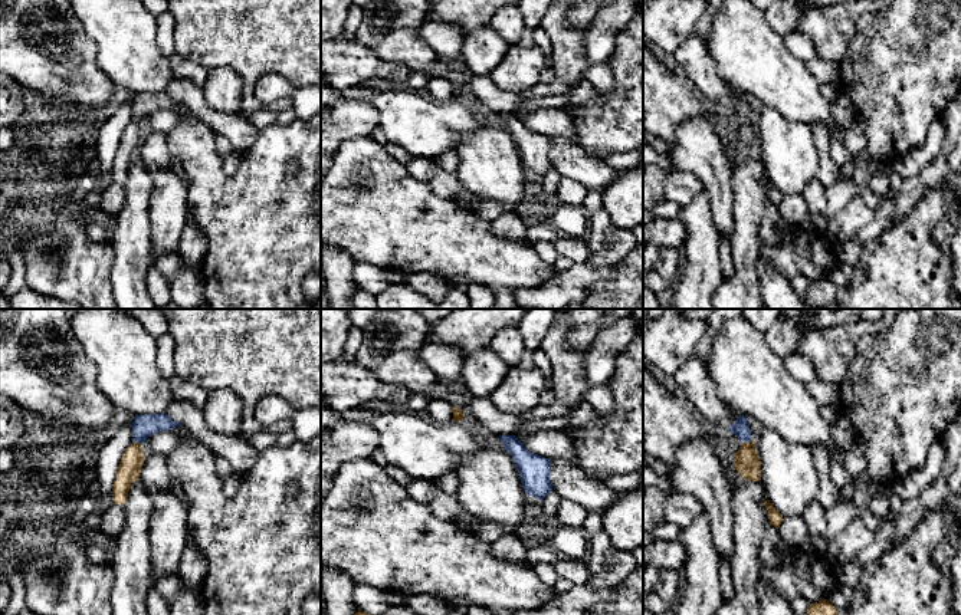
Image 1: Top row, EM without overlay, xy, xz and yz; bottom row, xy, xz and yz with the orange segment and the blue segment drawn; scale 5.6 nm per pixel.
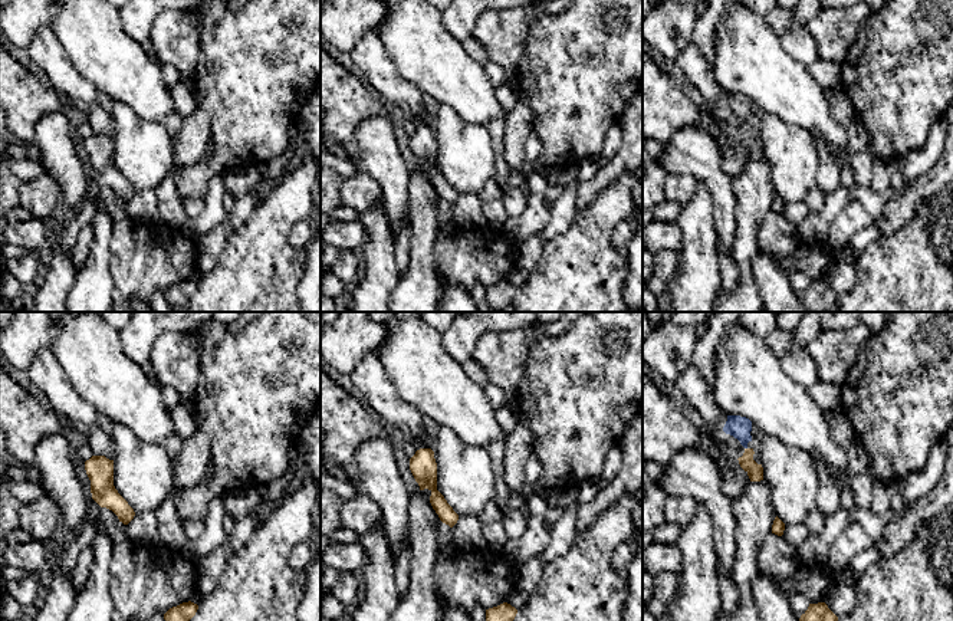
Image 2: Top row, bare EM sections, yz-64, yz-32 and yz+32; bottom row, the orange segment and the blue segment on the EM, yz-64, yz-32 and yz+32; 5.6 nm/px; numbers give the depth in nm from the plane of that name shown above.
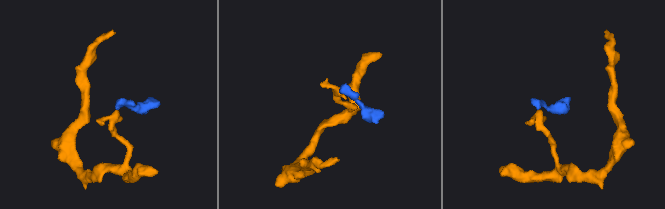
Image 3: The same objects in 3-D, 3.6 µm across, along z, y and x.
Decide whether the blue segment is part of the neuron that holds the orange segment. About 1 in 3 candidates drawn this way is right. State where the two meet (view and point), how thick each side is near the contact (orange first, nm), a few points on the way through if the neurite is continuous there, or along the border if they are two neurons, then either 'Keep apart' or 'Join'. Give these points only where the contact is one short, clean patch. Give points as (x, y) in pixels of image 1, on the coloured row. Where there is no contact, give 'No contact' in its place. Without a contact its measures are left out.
Touches orange at yz (748, 441). Thickness 140 nm (orange) against 100 nm. Path across: yz (747, 463), (748, 441), (740, 427). Join

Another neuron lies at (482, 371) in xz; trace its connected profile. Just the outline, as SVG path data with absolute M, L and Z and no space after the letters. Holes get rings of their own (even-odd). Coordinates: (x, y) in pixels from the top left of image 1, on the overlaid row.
M486 348L466 358L459 381L465 385L469 395L489 398L509 368L493 351Z

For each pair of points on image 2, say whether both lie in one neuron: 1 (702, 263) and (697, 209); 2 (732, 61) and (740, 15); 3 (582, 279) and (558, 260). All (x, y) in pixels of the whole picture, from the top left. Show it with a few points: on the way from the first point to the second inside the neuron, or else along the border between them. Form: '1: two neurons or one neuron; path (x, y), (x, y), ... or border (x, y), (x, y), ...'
1: one neuron; path (696, 250), (696, 222)
2: one neuron; path (740, 49), (740, 26)
3: one neuron; path (577, 279), (564, 266)

